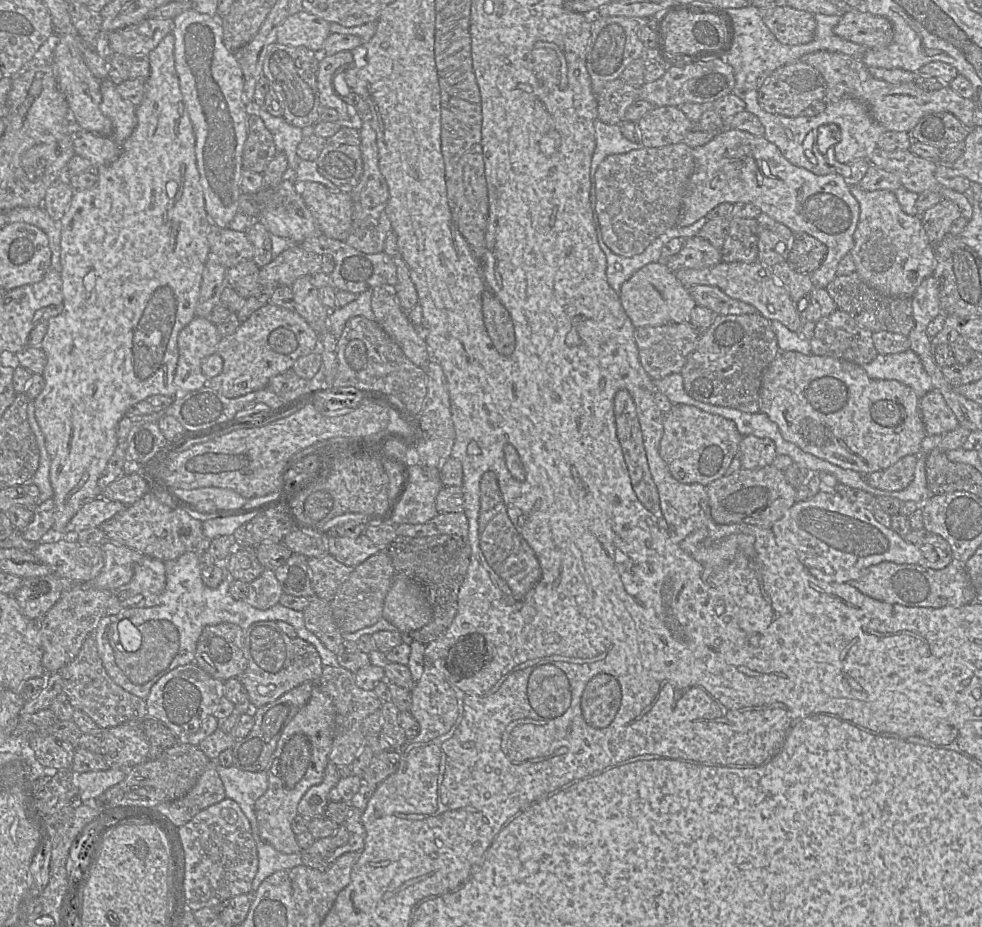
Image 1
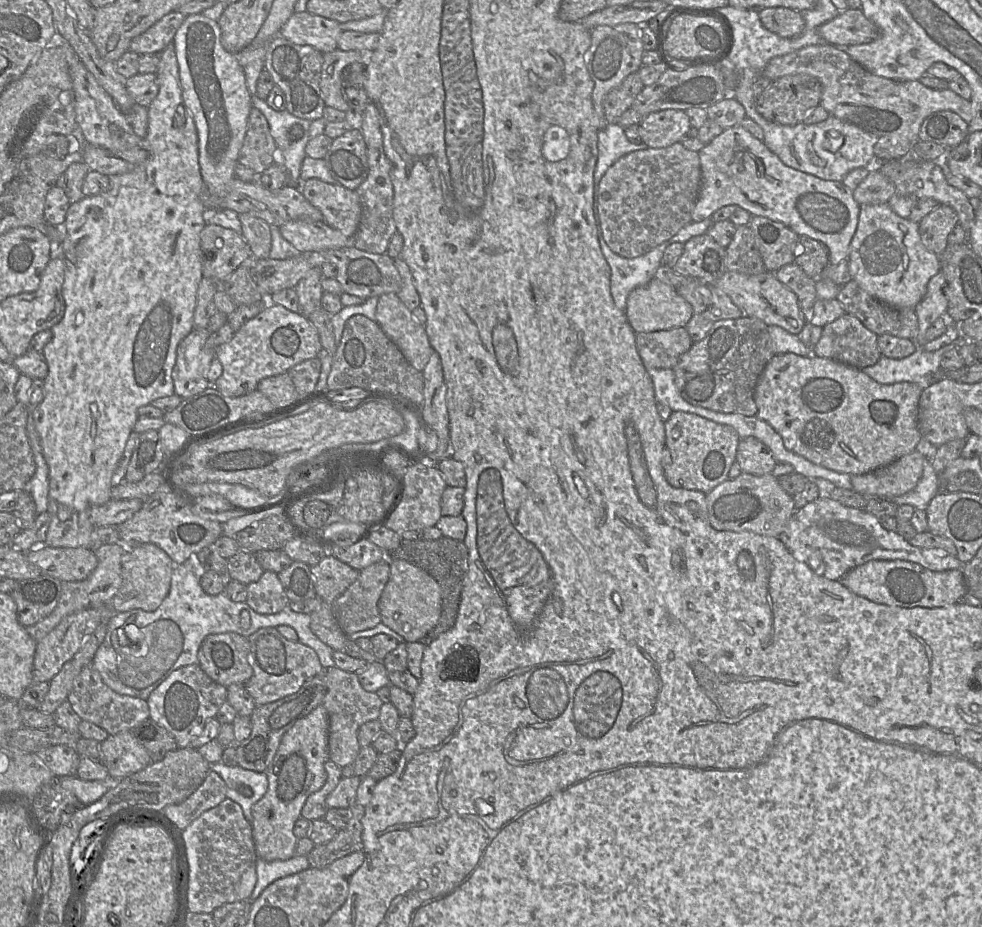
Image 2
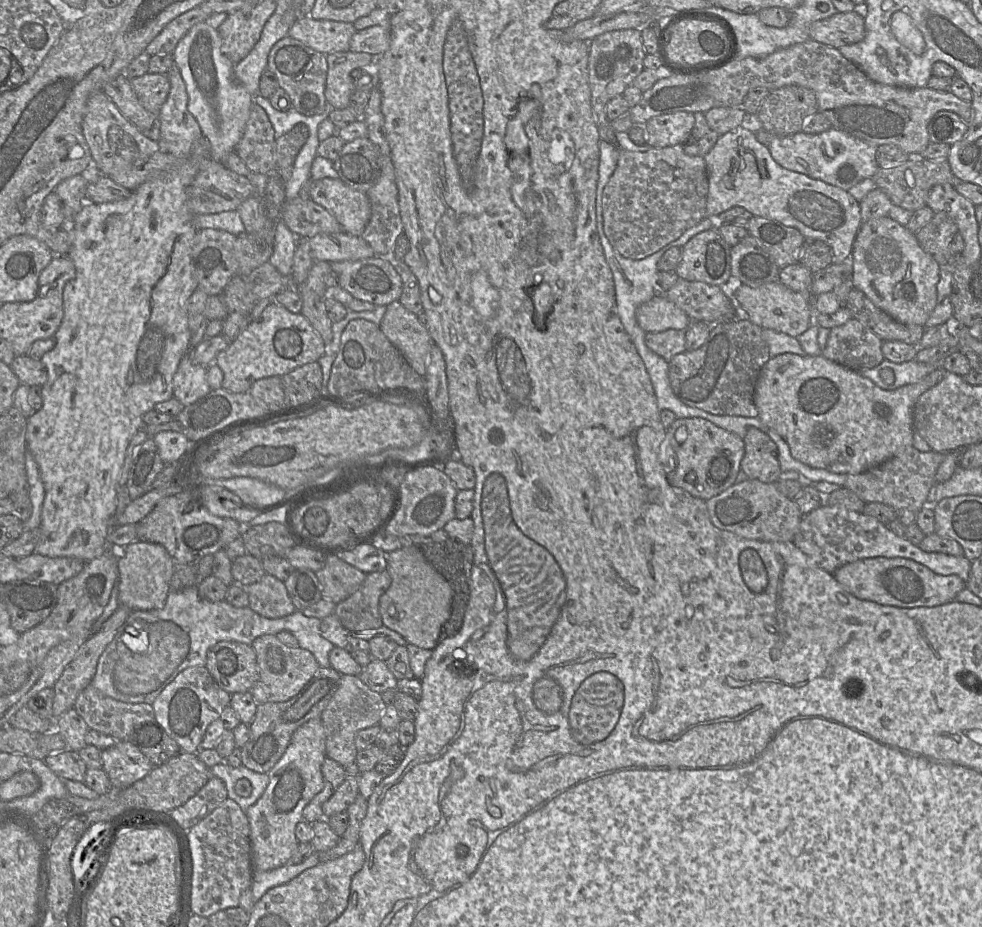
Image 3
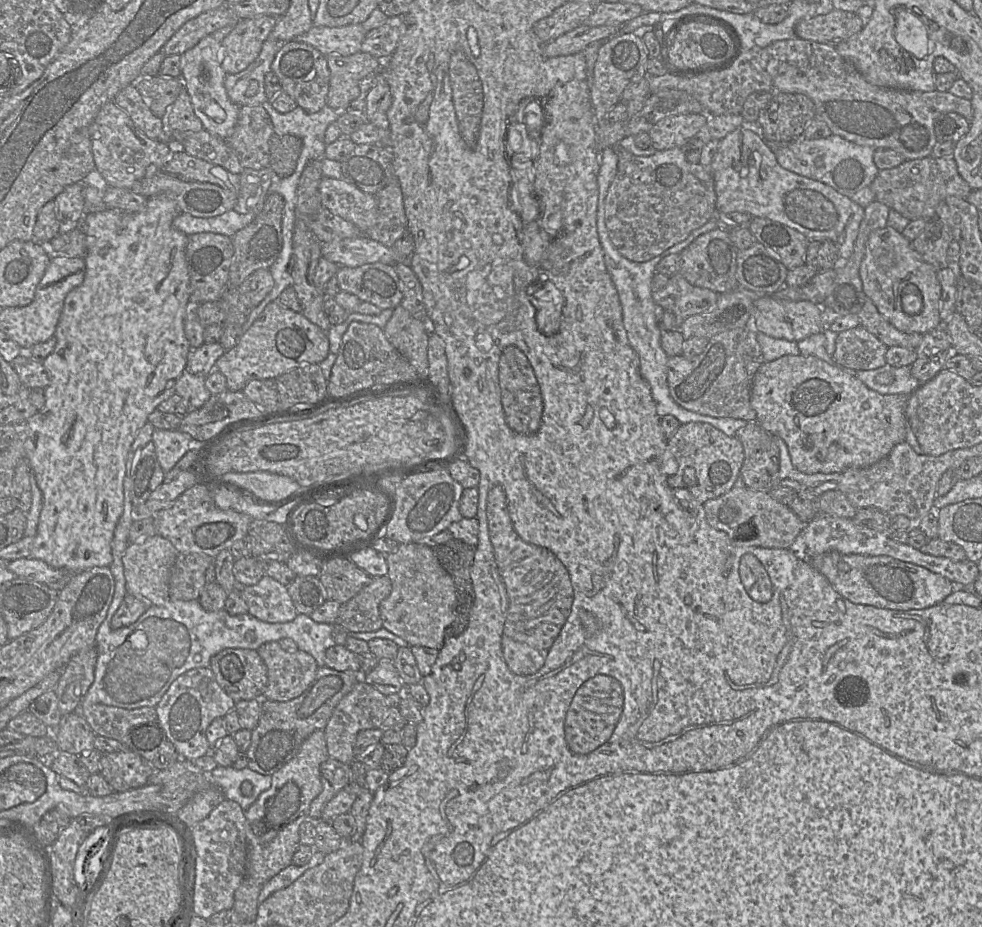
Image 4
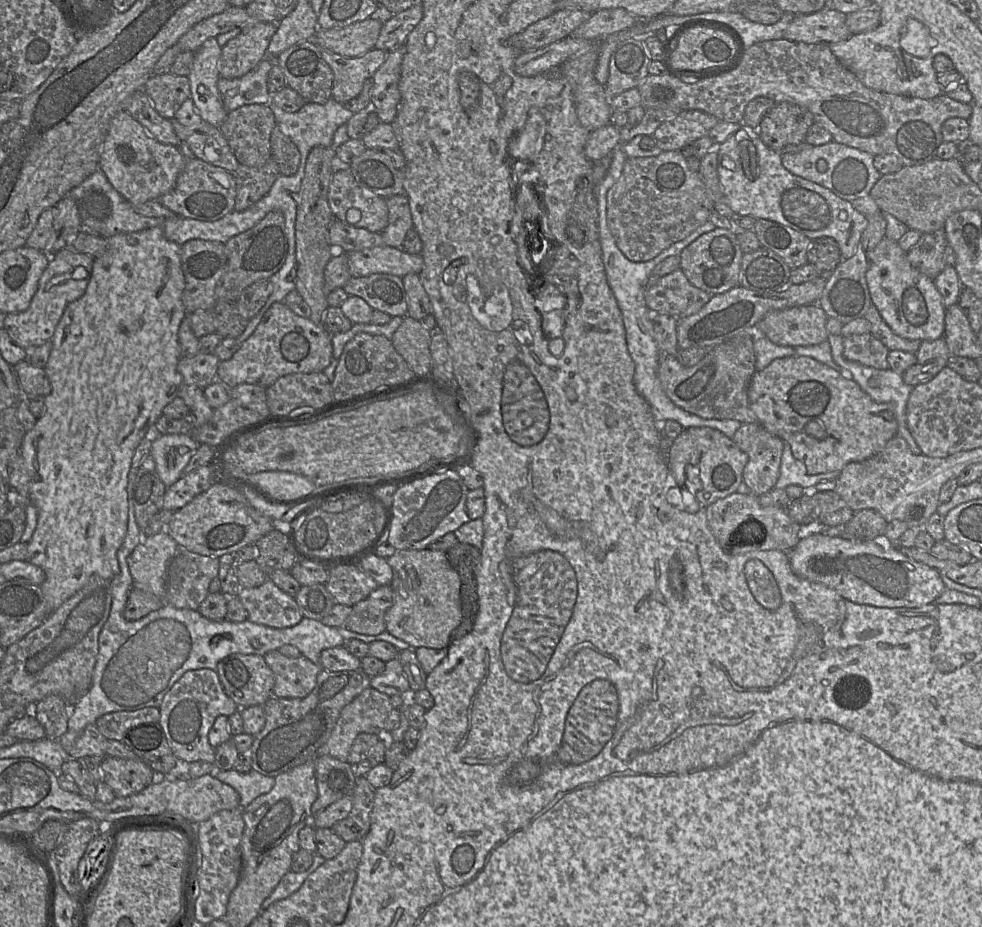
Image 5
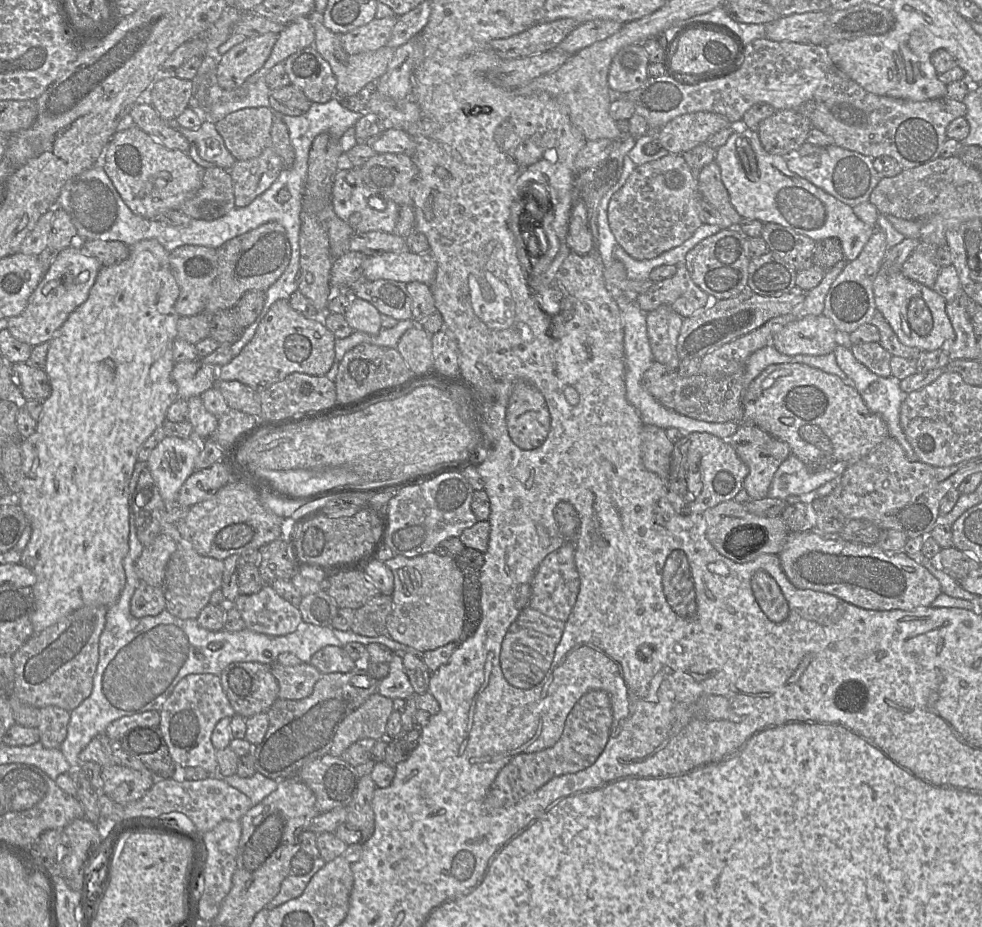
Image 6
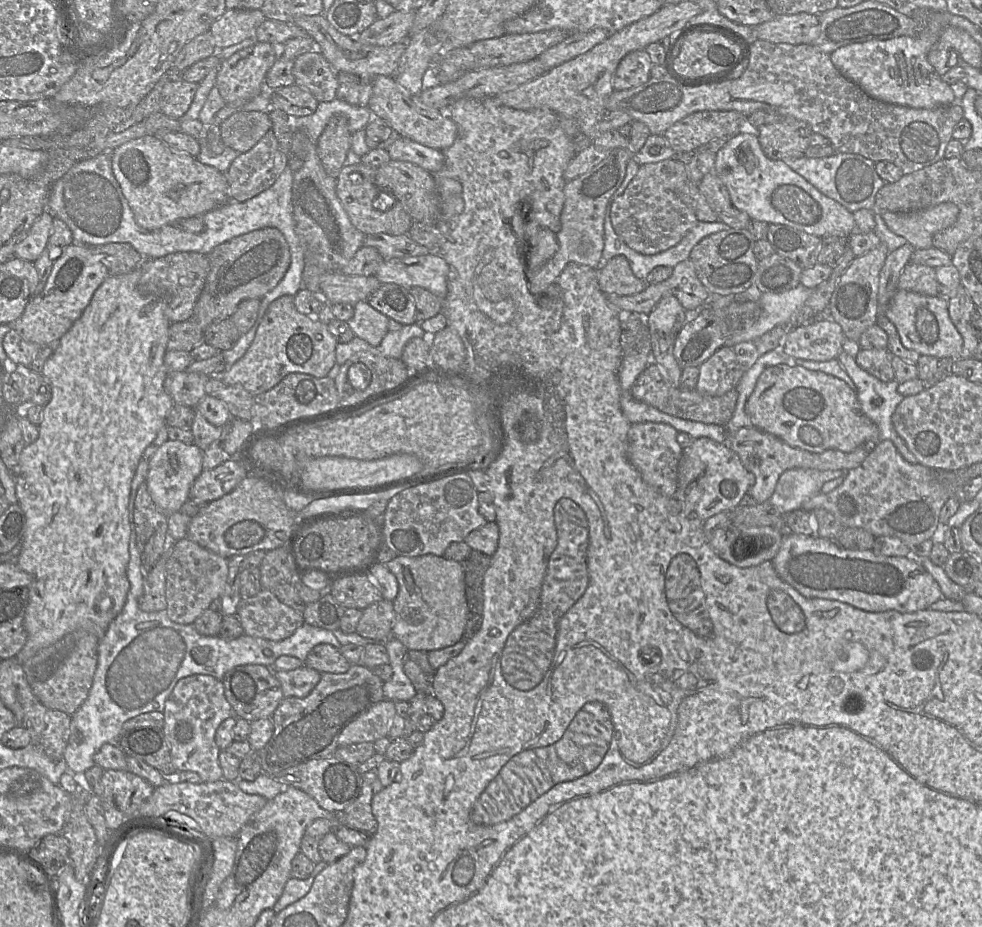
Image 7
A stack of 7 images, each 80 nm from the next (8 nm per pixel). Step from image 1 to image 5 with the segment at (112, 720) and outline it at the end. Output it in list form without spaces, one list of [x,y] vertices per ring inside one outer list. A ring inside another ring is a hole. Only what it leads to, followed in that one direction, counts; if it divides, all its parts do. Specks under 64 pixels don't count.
[[[145,707],[135,711],[115,711],[100,716],[95,725],[106,739],[122,741],[125,733],[142,724],[159,722],[159,707]]]

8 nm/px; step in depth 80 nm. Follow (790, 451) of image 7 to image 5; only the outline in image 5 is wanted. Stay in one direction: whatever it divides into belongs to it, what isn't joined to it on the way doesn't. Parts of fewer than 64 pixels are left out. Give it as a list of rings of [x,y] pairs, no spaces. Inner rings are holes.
[[[758,422],[741,424],[732,439],[747,455],[742,478],[750,493],[759,497],[773,489],[779,476],[783,440]]]

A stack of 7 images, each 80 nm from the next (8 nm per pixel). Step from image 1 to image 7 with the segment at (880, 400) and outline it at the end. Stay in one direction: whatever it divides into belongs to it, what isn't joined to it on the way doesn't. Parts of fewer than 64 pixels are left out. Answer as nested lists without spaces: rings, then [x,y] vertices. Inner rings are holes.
[[[781,363],[765,368],[746,402],[745,412],[752,426],[774,435],[793,448],[810,453],[827,450],[849,453],[861,445],[876,445],[880,442],[879,428],[863,413],[853,389],[835,376],[809,370],[798,364],[790,366]]]

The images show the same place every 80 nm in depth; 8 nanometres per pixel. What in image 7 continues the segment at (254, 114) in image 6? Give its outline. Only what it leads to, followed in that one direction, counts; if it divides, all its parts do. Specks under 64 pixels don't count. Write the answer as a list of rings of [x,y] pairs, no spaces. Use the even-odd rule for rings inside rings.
[[[238,111],[221,122],[219,135],[226,147],[244,153],[272,128],[267,111]]]

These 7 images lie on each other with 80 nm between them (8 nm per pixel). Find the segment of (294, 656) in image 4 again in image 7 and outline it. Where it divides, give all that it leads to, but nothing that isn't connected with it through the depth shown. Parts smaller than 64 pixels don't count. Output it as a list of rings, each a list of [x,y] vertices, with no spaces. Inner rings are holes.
[[[302,665],[294,670],[274,671],[272,675],[280,682],[284,697],[306,697],[318,684],[321,672]]]

